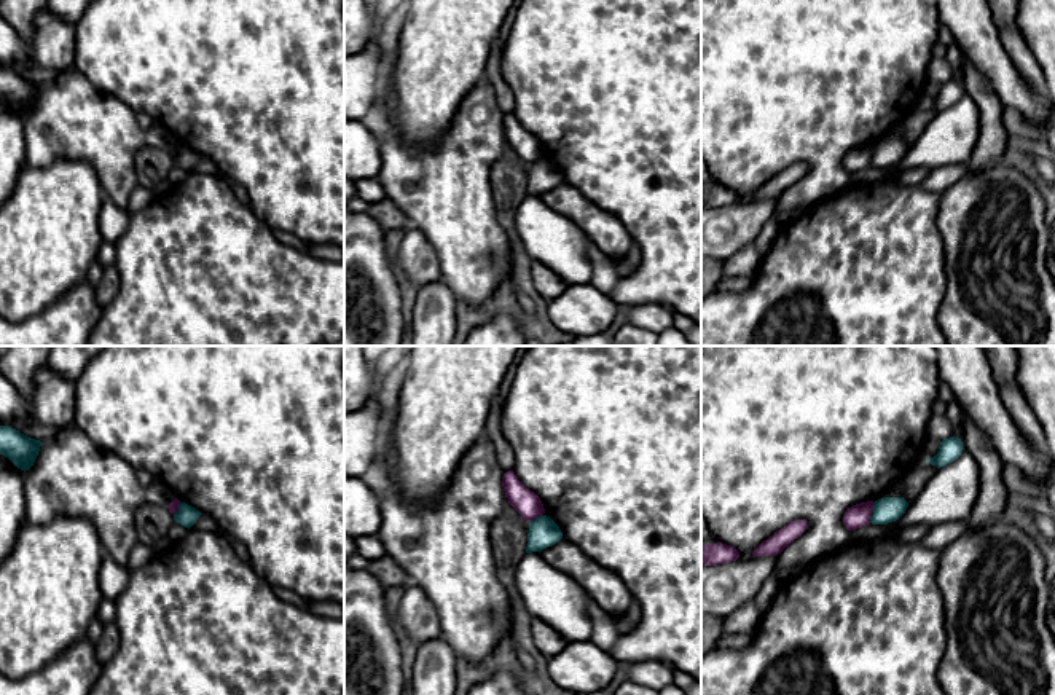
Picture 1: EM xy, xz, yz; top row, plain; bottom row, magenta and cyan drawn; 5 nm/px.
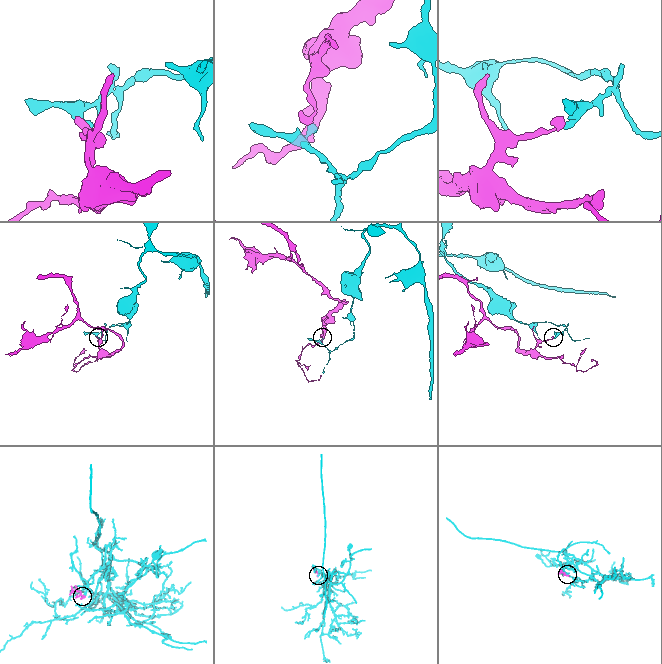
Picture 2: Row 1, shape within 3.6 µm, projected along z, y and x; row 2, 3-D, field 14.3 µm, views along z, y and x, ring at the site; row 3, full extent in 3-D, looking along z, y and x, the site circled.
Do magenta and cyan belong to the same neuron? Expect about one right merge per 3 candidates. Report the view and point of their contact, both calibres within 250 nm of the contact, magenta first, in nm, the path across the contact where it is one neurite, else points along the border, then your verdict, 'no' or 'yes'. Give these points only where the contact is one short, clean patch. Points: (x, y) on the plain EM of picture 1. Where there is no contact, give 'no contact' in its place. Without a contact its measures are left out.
contact yz (870, 155); calibres 110 and 130 nm; border yz (874, 145), (869, 164); no

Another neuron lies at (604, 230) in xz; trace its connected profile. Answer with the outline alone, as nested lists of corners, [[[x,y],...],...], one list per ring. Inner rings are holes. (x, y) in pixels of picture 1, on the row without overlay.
[[[566,182],[543,191],[540,199],[580,226],[588,239],[612,261],[625,260],[633,238],[614,214],[593,204]]]

